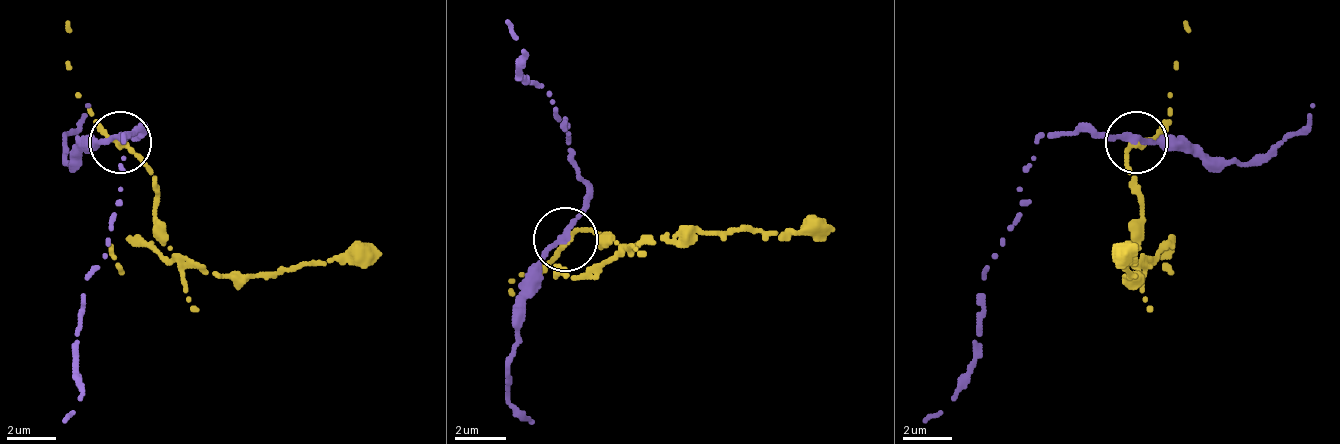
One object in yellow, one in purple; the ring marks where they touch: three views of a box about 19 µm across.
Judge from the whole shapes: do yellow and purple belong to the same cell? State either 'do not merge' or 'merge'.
do not merge

